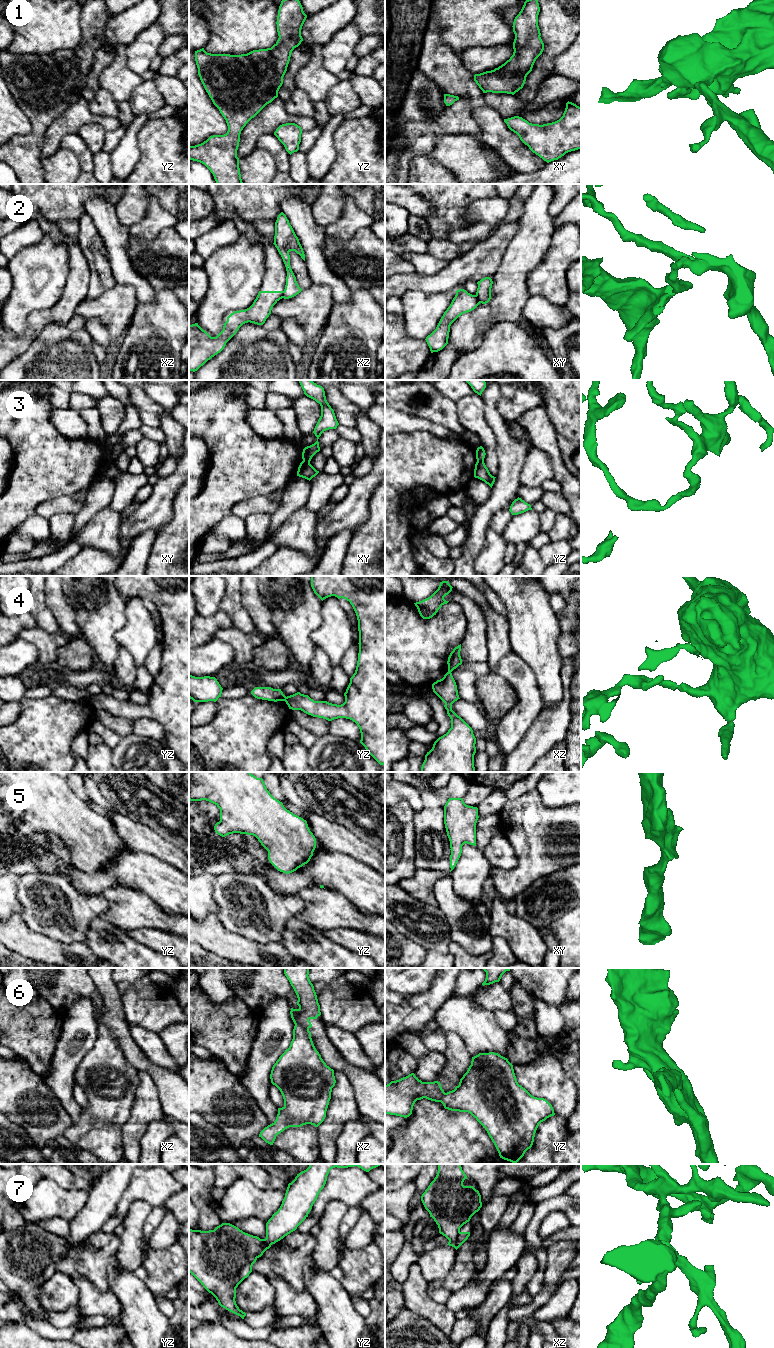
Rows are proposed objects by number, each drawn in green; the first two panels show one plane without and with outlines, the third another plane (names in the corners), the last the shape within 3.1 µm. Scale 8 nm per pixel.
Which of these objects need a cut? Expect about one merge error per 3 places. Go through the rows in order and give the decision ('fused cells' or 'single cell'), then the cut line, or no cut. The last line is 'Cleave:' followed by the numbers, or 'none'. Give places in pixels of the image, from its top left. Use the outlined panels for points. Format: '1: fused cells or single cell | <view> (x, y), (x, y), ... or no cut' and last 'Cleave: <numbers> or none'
1: single cell | no cut
2: fused cells | xy (475, 295), (480, 302)
3: fused cells | xy (303, 460), (309, 462)
4: fused cells | yz (285, 696), (284, 700)
5: single cell | no cut
6: fused cells | xz (295, 1024), (300, 1024), (308, 1030)
7: fused cells | xz (459, 1231), (454, 1247)
Cleave: 2, 3, 4, 6, 7

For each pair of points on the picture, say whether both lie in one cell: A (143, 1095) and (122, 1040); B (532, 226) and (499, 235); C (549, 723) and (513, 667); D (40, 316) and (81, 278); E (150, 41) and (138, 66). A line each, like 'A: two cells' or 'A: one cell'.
A: two cells
B: two cells
C: two cells
D: one cell
E: one cell

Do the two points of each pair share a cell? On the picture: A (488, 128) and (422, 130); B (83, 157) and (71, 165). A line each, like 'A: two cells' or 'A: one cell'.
A: two cells
B: two cells

